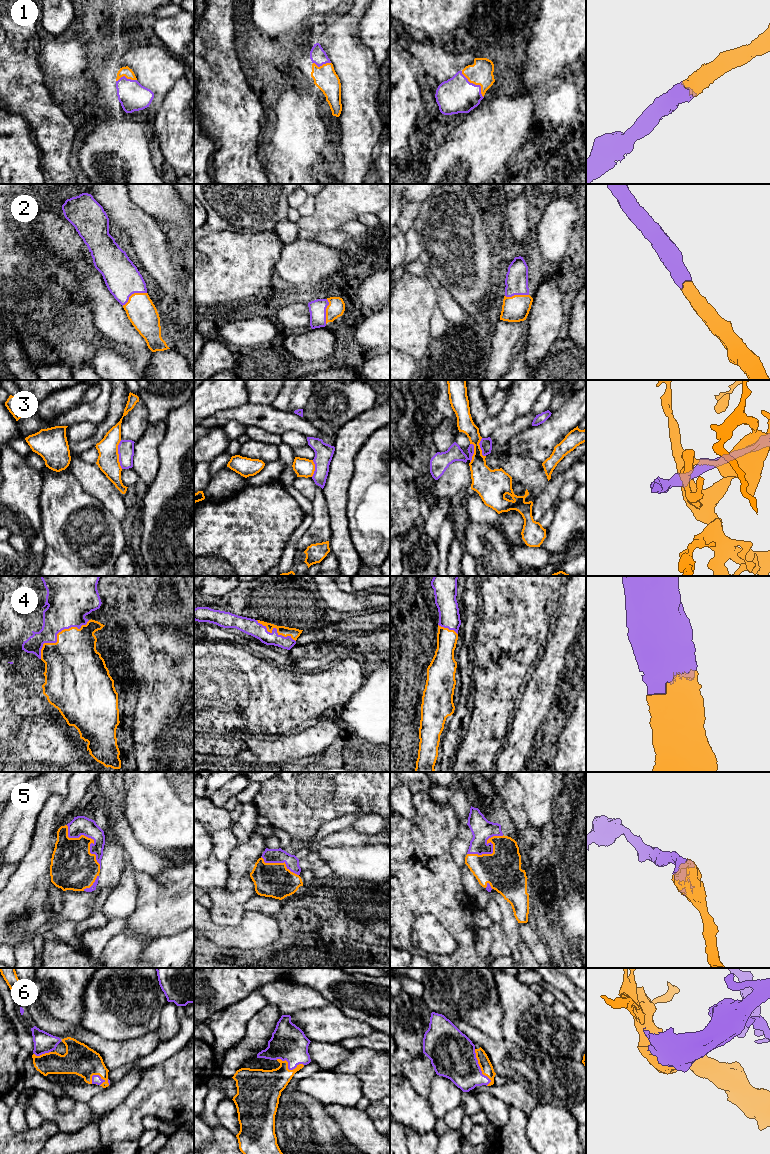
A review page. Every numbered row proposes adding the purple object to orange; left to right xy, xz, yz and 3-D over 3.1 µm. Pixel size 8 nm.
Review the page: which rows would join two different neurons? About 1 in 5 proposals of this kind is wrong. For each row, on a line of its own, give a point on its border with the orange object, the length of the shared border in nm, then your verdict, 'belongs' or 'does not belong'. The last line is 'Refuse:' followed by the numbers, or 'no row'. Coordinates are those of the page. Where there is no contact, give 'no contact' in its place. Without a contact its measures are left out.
1: contact yz (475, 84); length 280 nm; belongs
2: contact xy (134, 293); length 220 nm; belongs
3: contact xy (118, 454); length 240 nm; does not belong
4: contact xy (57, 635); length 500 nm; belongs
5: contact xy (90, 838); length 440 nm; belongs
6: contact yz (480, 1067); length 320 nm; belongs
Refuse: 3

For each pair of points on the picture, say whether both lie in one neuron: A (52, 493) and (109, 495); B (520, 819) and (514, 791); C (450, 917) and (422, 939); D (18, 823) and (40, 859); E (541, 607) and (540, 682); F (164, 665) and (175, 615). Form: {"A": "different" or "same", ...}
{"A": "different", "B": "same", "C": "different", "D": "different", "E": "different", "F": "different"}

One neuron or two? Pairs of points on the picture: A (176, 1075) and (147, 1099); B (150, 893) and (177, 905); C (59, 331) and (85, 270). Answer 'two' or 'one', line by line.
A: one
B: one
C: two

